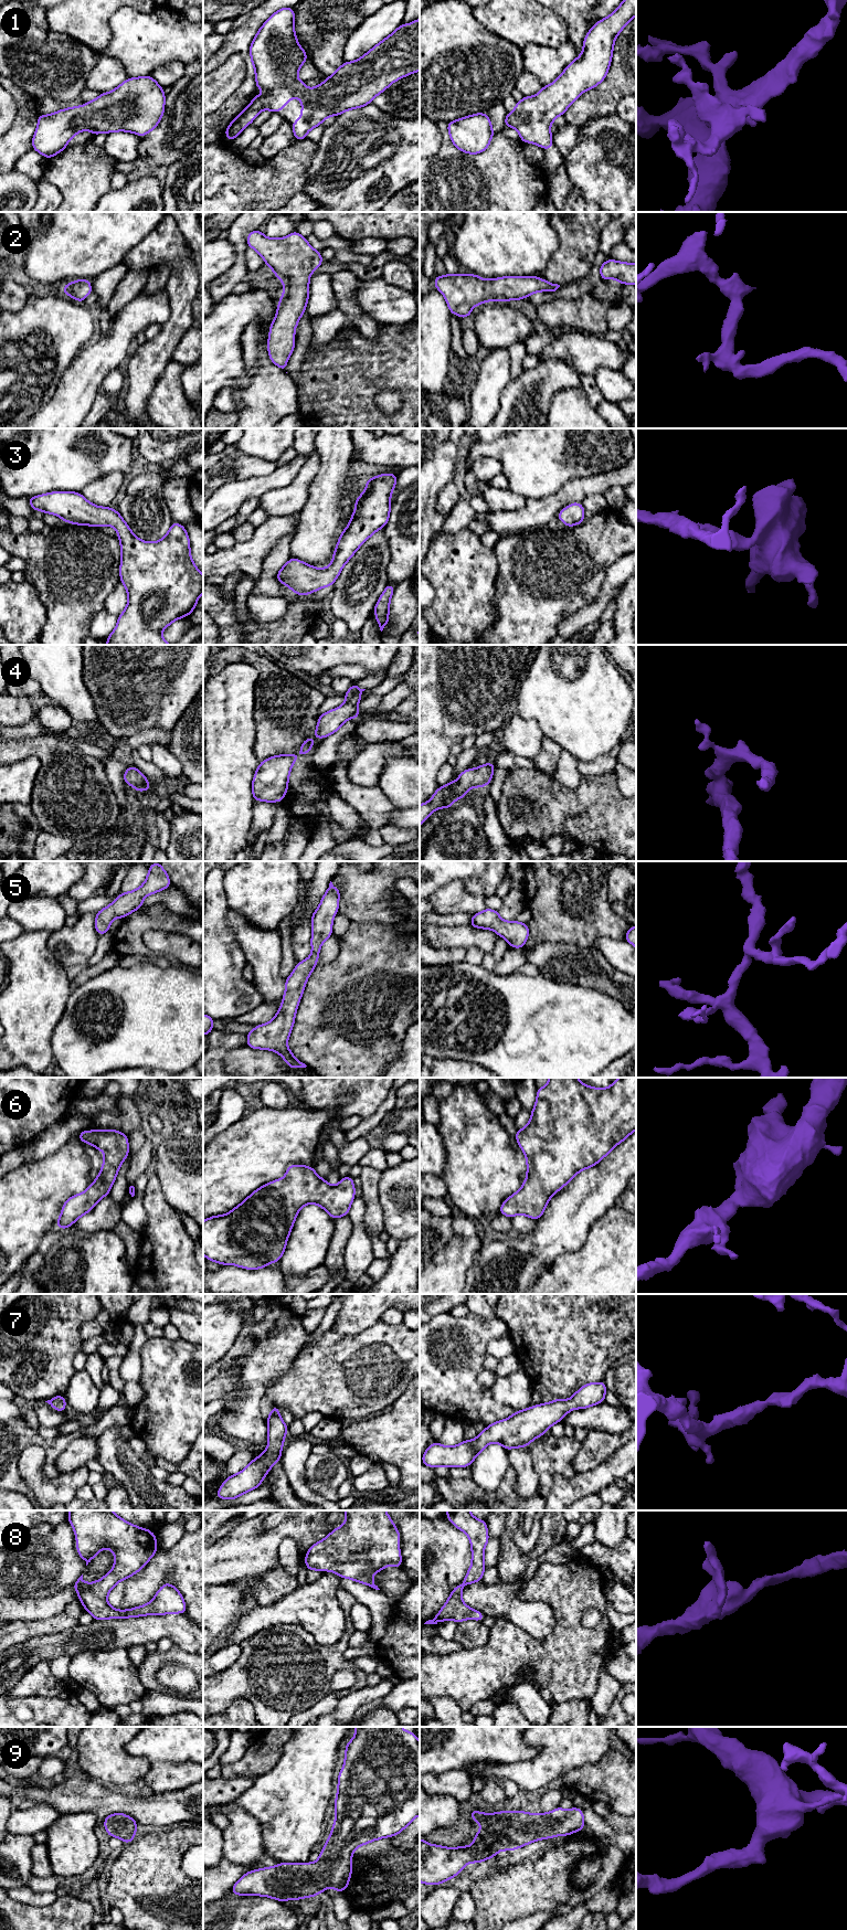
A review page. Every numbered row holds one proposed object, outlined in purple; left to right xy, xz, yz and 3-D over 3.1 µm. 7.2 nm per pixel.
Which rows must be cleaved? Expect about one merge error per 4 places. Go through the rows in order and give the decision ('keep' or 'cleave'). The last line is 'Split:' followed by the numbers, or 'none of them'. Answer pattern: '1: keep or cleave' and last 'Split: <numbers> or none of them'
1: keep
2: keep
3: keep
4: keep
5: keep
6: keep
7: keep
8: keep
9: keep
Split: none of them

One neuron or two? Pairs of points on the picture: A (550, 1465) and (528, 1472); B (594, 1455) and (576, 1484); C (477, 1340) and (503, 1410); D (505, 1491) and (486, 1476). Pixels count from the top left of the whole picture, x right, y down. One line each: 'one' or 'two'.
A: two
B: two
C: one
D: two

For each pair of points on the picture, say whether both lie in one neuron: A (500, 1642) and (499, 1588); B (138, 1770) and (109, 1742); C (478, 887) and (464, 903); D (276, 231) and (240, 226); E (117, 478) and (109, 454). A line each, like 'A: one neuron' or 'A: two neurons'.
A: two neurons
B: one neuron
C: two neurons
D: two neurons
E: two neurons

